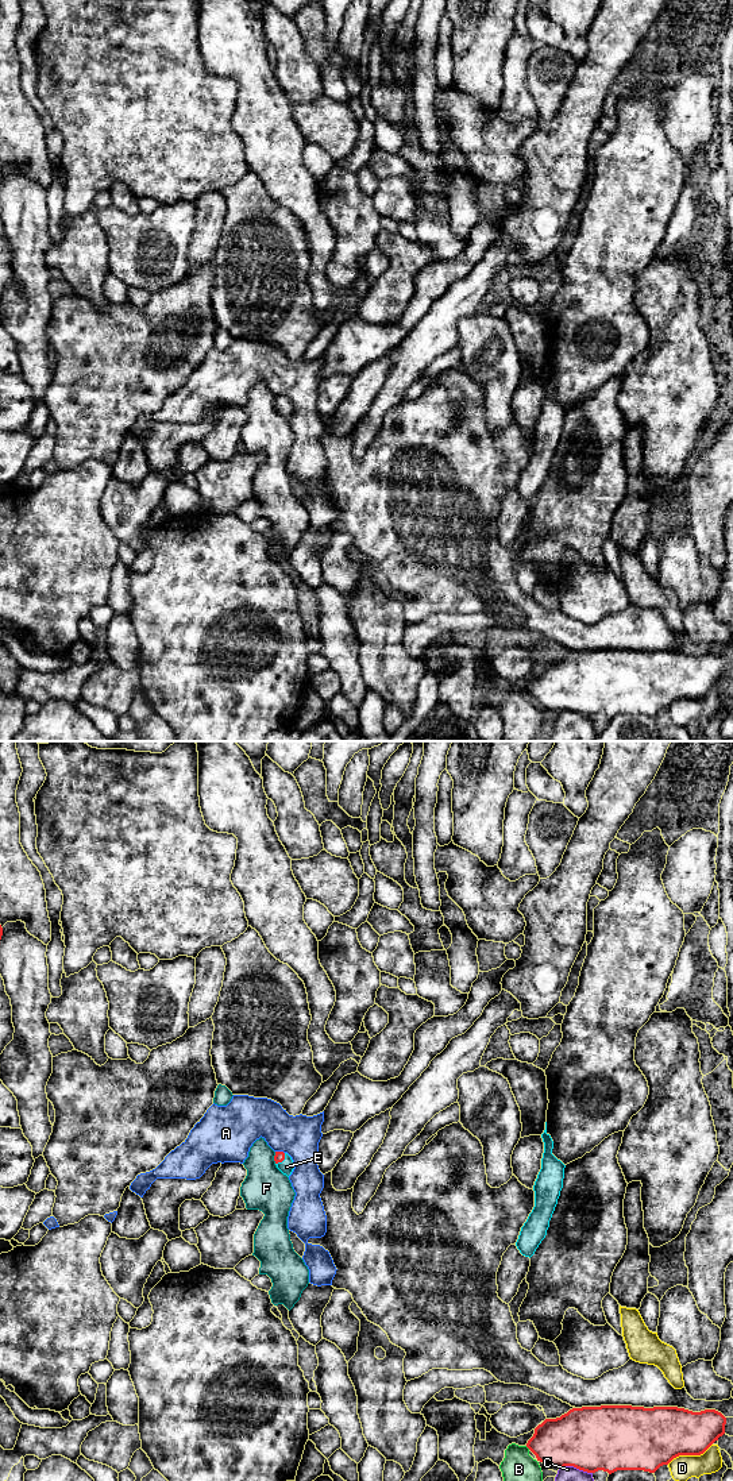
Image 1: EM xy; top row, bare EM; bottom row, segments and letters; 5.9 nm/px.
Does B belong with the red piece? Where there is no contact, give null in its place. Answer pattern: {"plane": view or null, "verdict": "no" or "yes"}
{"plane": "xy", "verdict": "no"}

